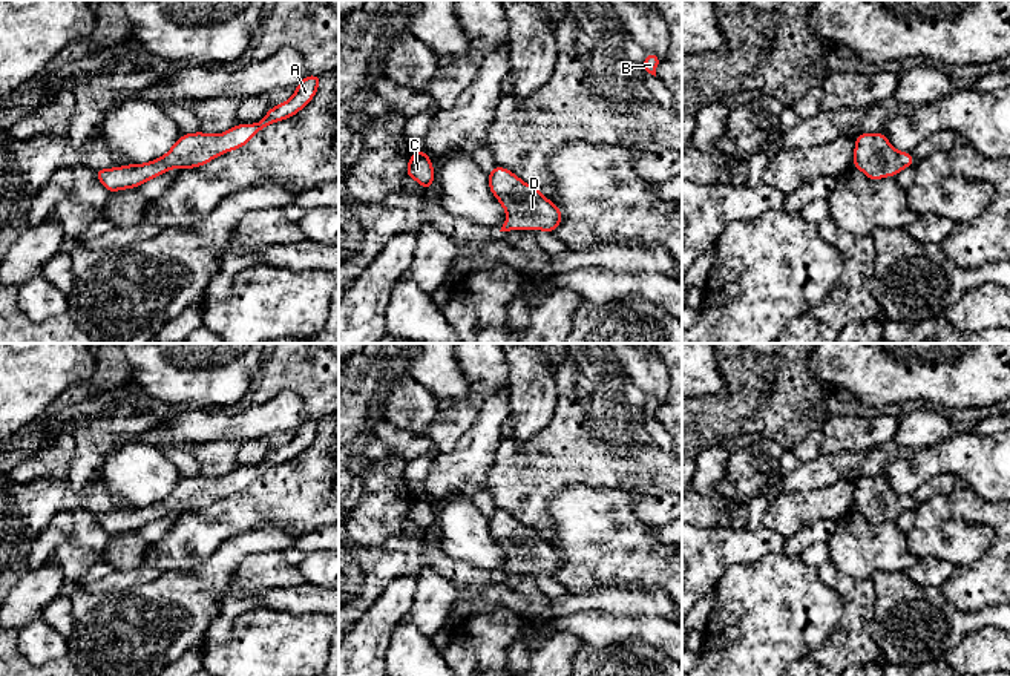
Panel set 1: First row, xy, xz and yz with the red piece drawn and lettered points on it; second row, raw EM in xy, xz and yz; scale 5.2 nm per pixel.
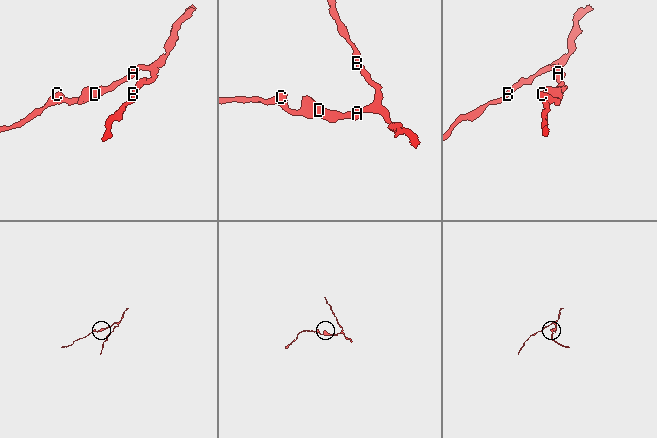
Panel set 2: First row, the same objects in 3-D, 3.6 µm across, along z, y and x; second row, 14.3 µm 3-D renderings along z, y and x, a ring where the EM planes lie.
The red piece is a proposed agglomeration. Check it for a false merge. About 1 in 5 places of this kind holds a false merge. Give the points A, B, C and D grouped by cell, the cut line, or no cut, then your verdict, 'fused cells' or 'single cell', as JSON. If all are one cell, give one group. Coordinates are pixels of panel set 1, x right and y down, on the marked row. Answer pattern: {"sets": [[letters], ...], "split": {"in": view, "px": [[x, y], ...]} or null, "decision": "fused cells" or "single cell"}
{"sets": [["A", "B", "C", "D"]], "split": null, "decision": "single cell"}

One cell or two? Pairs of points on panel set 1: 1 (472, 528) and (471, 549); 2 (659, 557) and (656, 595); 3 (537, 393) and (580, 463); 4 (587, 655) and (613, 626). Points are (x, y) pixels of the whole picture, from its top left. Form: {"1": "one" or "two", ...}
{"1": "one", "2": "two", "3": "two", "4": "two"}

